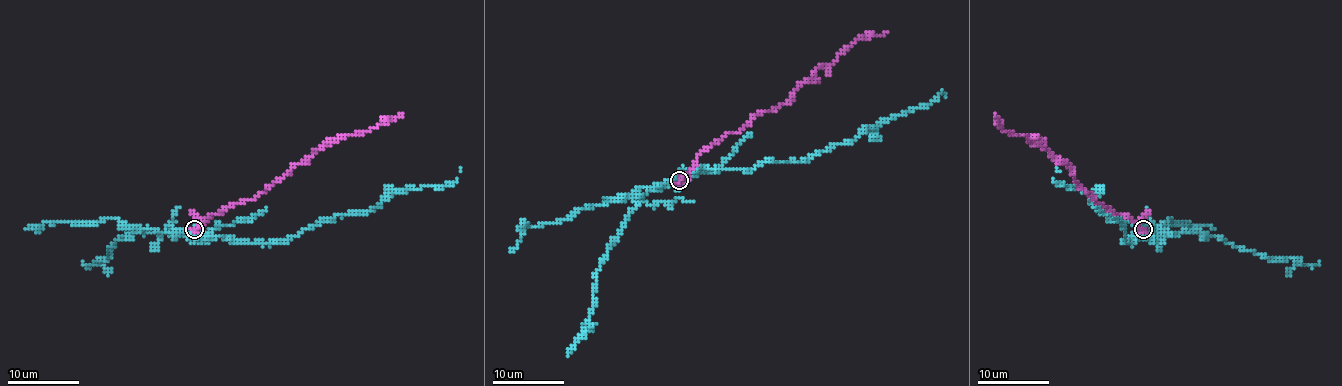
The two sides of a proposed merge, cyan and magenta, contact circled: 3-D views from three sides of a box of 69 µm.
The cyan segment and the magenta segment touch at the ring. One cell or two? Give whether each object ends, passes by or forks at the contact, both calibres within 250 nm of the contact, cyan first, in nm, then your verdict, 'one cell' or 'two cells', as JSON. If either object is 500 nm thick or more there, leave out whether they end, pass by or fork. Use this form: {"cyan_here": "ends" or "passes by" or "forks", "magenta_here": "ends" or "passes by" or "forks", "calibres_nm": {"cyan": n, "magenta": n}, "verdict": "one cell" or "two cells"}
{"cyan_here": "ends", "magenta_here": "ends", "calibres_nm": {"cyan": 280, "magenta": 360}, "verdict": "two cells"}

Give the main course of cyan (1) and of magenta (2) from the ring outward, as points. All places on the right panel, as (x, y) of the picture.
1: (1143, 228), (1143, 237), (1125, 242), (1124, 222), (1091, 204), (1086, 192), (1059, 185), (1055, 168)
2: (1143, 229), (1122, 215), (1113, 213), (1095, 199), (1079, 185), (1068, 165), (1027, 136), (1007, 132), (996, 113)

